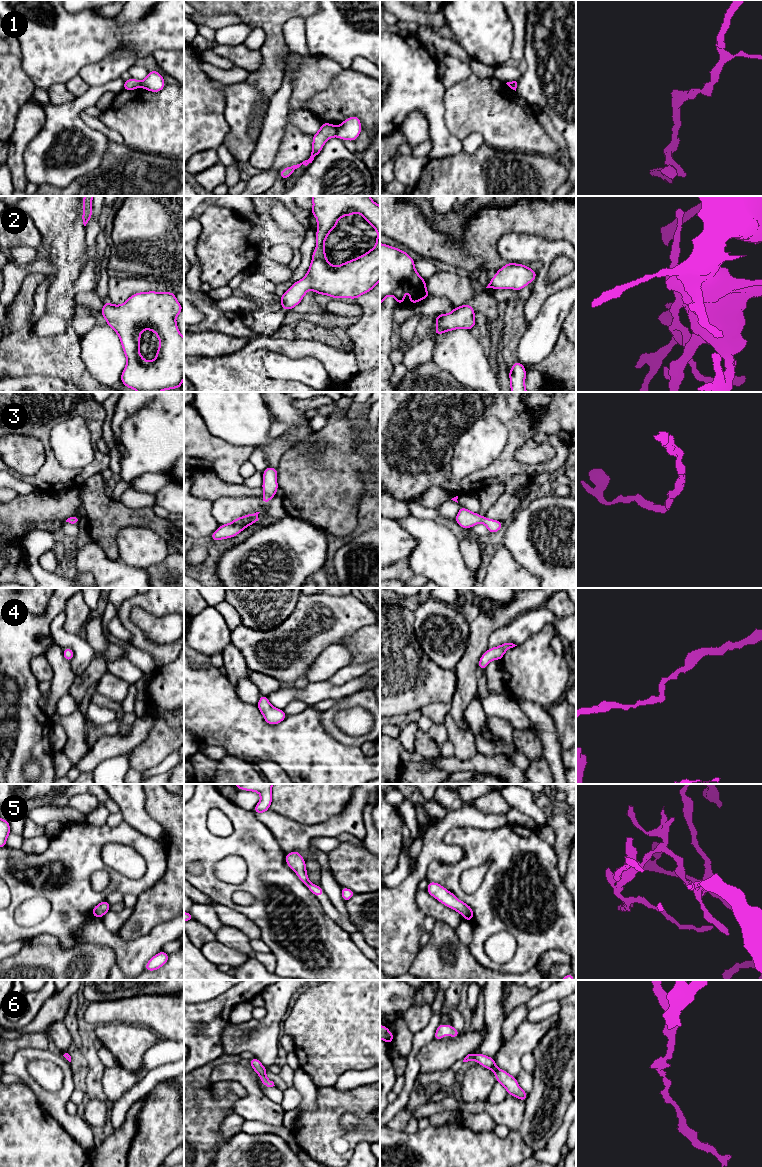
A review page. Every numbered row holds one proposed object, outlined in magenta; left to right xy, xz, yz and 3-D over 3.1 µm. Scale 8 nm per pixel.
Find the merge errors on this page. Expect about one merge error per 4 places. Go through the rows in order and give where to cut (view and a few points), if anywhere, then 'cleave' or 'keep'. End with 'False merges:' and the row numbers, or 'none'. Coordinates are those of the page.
1: xz (337, 127), (335, 135) | cleave
2: no cut | keep
3: no cut | keep
4: no cut | keep
5: no cut | keep
6: no cut | keep
False merges: 1

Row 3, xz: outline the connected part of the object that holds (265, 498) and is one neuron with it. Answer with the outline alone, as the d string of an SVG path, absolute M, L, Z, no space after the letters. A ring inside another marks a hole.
M268 466L263 472L263 485L261 488L265 494L261 497L261 499L264 504L267 504L272 497L276 496L276 491L279 487L277 484L277 475L277 468L271 468Z

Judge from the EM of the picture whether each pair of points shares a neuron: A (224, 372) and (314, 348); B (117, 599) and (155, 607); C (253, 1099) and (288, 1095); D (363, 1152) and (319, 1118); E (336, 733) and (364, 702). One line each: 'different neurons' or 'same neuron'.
A: same neuron
B: different neurons
C: different neurons
D: different neurons
E: same neuron

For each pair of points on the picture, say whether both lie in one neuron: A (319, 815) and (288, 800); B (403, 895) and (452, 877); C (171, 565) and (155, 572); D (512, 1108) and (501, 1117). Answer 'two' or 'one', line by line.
A: one
B: two
C: one
D: one

